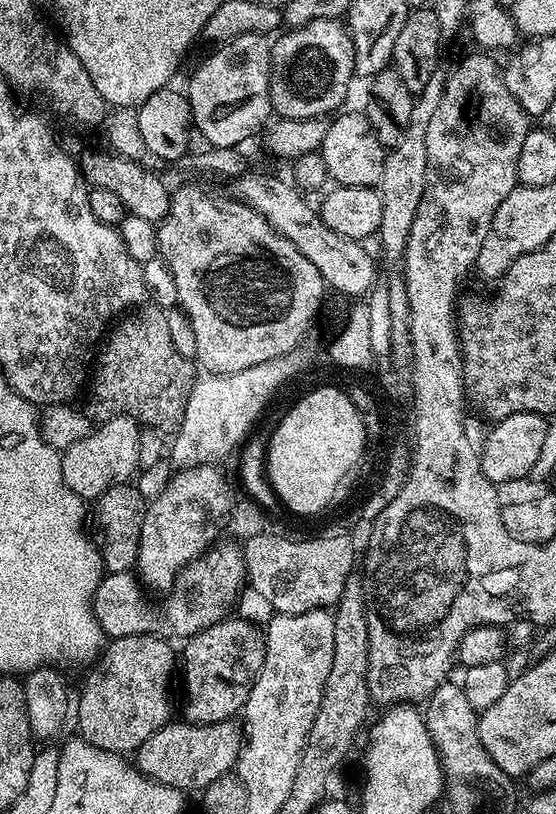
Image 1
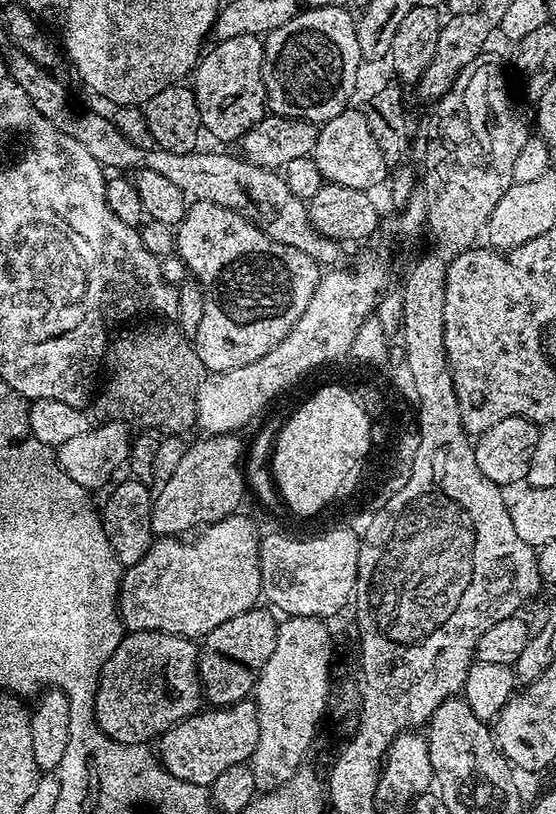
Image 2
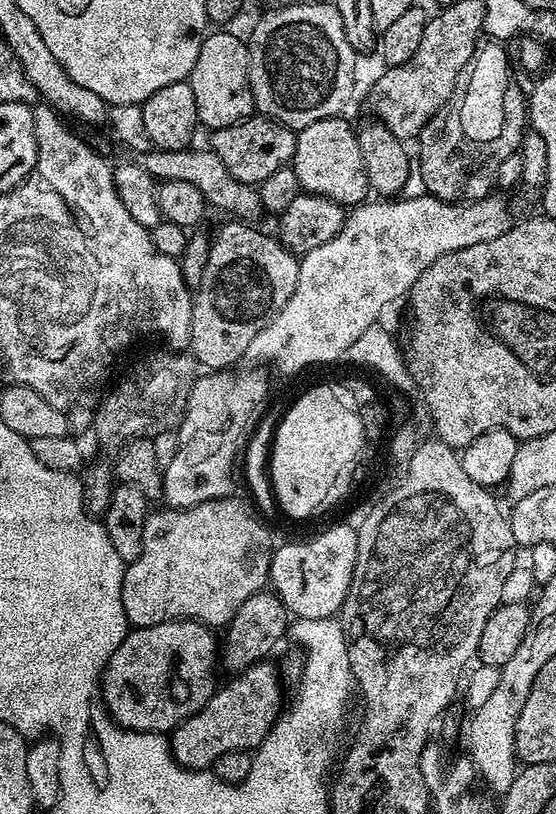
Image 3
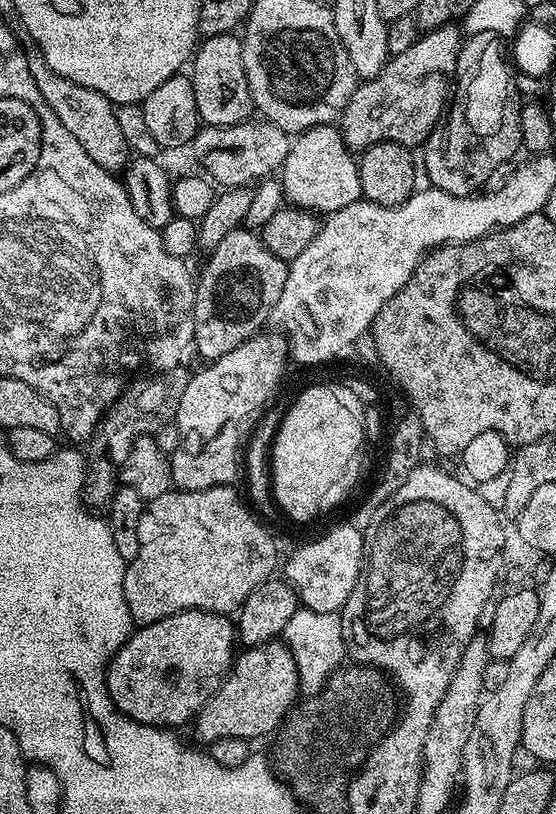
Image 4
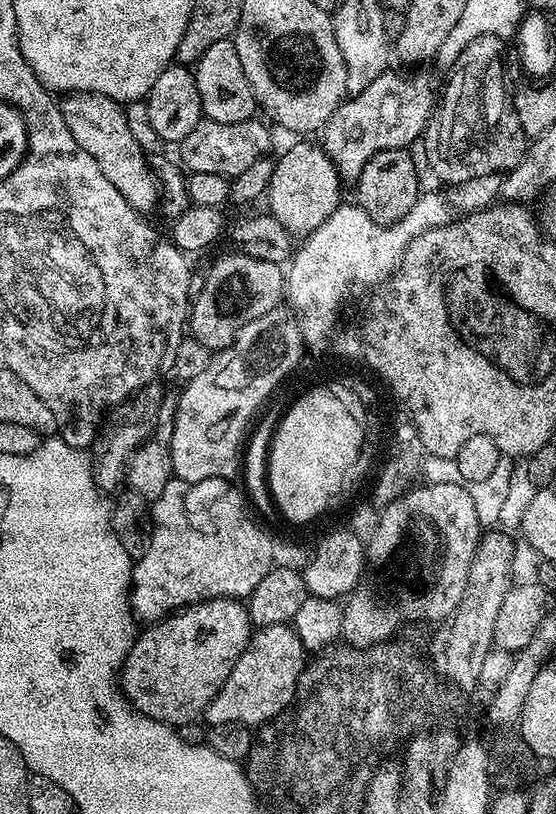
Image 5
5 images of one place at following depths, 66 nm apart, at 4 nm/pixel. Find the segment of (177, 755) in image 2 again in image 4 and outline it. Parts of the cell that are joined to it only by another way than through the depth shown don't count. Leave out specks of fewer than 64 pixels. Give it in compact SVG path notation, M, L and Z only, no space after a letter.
M275 639L267 644L253 644L243 651L233 659L232 669L219 690L194 718L196 736L204 746L214 745L219 740L251 742L259 736L268 736L297 703L300 679L294 654L287 644Z

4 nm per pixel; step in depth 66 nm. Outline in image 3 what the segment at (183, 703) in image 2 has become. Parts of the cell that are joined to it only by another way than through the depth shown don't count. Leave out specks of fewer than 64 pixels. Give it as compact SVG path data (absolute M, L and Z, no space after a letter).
M171 620L170 622L162 622L158 626L146 626L145 628L133 627L129 631L128 637L124 639L118 646L118 650L114 650L114 654L110 658L108 665L104 667L104 675L102 677L102 699L105 708L108 709L108 715L112 720L119 724L122 728L129 728L135 732L158 732L161 734L171 733L172 729L179 726L183 720L188 720L198 710L202 710L202 706L206 706L206 702L211 698L212 693L218 687L216 681L216 664L218 668L218 636L215 636L213 629L207 624L200 624L197 620Z

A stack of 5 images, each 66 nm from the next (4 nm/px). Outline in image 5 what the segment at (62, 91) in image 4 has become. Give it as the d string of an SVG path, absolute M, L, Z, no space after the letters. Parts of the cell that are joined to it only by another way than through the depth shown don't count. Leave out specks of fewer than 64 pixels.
M74 92L65 95L59 101L62 118L66 118L66 127L74 134L74 142L98 162L102 174L114 182L118 194L130 202L138 213L148 214L157 207L160 189L155 171L150 167L149 157L138 146L134 134L130 134L130 125L126 123L125 105L119 100L111 100L102 94L93 92Z

